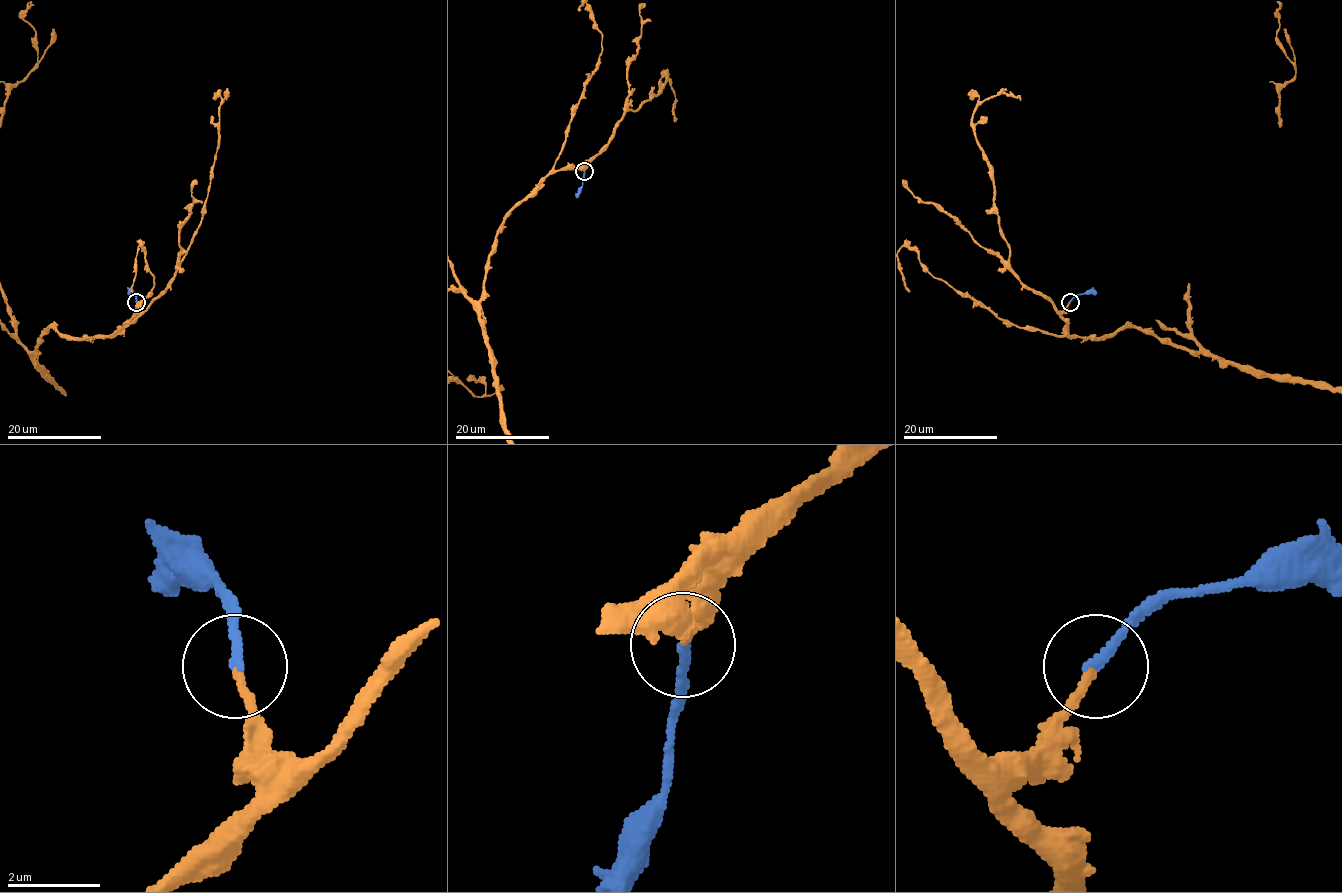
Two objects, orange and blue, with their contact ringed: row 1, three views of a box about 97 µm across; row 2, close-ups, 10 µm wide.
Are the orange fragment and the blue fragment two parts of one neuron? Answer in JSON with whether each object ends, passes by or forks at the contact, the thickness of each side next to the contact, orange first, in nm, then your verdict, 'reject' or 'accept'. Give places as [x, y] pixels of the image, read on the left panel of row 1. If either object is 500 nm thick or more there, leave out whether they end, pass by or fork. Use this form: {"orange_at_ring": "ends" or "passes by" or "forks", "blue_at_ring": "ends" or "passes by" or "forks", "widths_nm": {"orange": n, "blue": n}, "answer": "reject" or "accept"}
{"orange_at_ring": "ends", "blue_at_ring": "ends", "widths_nm": {"orange": 190, "blue": 200}, "answer": "accept"}

